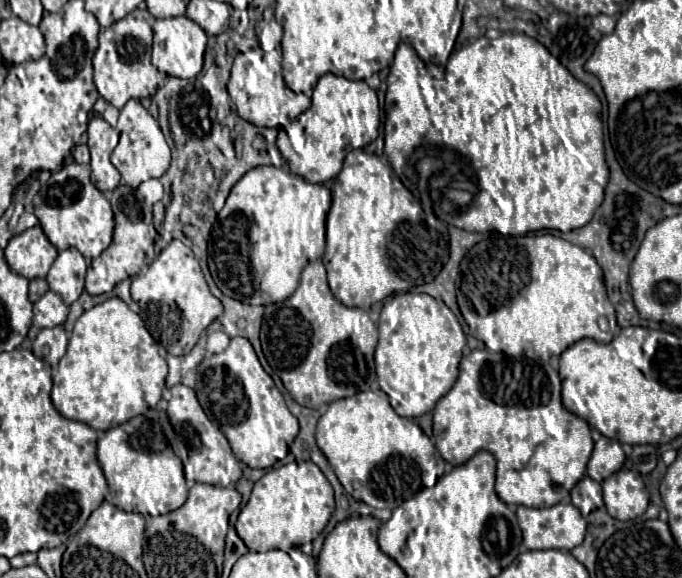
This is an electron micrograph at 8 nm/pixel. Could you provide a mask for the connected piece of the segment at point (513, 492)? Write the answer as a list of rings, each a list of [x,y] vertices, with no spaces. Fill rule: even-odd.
[[[475,349],[459,363],[459,379],[451,391],[441,397],[433,411],[435,447],[441,457],[453,465],[463,465],[473,451],[489,451],[497,459],[495,491],[507,505],[551,507],[569,497],[571,487],[585,475],[587,459],[593,451],[589,425],[569,413],[561,403],[561,379],[555,369],[527,357],[511,359],[503,353]]]

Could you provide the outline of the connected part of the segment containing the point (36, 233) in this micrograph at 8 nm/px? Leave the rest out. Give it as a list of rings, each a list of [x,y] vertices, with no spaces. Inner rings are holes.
[[[31,227],[23,235],[17,235],[5,247],[5,259],[13,273],[35,279],[45,277],[57,257],[57,249],[43,235],[41,227]]]

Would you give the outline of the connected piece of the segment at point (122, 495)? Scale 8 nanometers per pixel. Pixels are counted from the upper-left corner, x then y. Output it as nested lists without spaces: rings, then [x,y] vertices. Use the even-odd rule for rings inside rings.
[[[139,415],[119,427],[113,427],[101,433],[97,447],[97,459],[109,483],[115,507],[141,515],[161,515],[175,511],[185,503],[187,485],[183,465],[169,447],[157,417]]]

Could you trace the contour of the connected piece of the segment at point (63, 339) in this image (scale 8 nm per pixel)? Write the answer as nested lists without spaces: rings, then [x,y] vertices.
[[[63,325],[41,329],[33,341],[33,355],[45,361],[49,367],[57,367],[59,359],[65,355],[67,349],[67,333]]]

